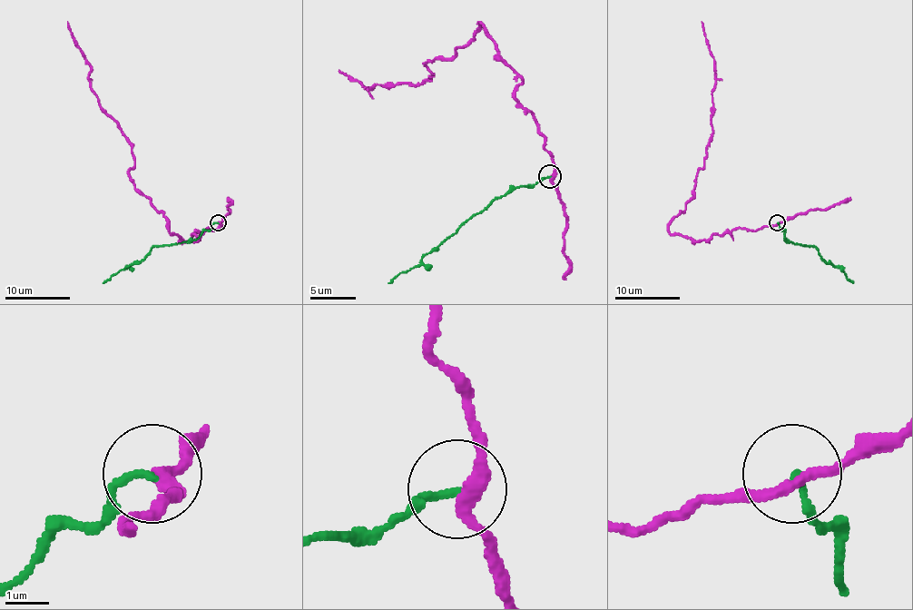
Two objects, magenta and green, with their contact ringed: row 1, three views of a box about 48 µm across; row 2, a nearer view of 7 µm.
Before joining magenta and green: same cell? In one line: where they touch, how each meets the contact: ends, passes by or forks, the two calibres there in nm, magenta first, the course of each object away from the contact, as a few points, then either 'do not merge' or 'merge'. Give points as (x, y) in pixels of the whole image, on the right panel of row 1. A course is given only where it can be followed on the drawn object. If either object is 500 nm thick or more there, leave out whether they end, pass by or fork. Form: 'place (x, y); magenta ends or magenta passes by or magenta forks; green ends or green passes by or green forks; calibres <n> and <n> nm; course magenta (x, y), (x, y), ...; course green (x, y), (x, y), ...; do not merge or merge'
place (777, 222); magenta passes by; green ends; calibres 280 and 160 nm; course magenta (778, 223), (707, 240), (668, 230), (692, 197), (712, 132), (715, 62), (701, 21); course green (778, 221), (784, 238), (792, 243), (812, 245), (827, 262), (838, 266), (853, 282); do not merge

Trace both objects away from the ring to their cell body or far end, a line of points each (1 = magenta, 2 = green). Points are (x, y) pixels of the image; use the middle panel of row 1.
1: (549, 177), (540, 124), (483, 23), (450, 57), (426, 64), (432, 73), (417, 85), (368, 90), (338, 69)
2: (549, 177), (537, 183), (513, 186), (494, 197), (421, 261), (388, 282)

